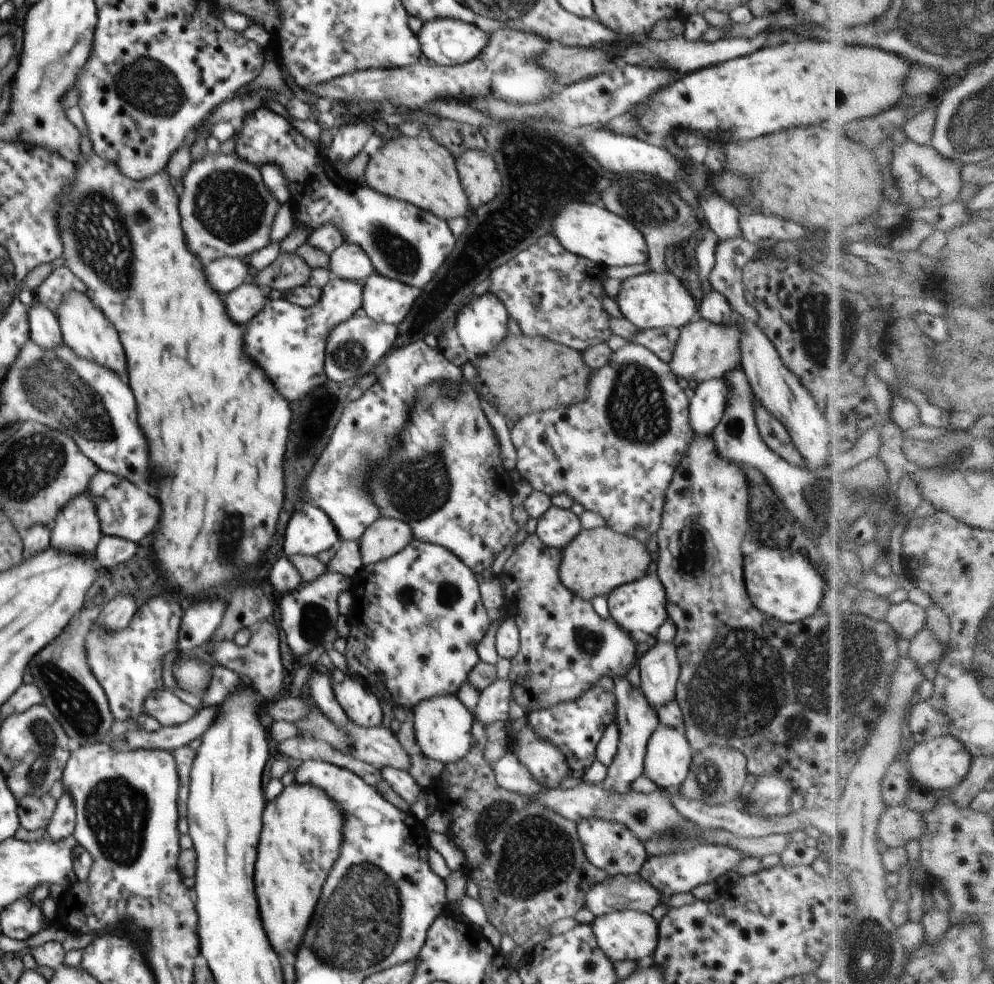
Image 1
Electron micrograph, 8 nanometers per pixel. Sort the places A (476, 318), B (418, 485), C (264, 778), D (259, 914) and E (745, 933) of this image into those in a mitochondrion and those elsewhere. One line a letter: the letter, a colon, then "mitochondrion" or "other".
A: other
B: mitochondrion
C: other
D: other
E: other

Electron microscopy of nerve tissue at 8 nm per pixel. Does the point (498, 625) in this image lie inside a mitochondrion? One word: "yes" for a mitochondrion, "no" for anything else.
no

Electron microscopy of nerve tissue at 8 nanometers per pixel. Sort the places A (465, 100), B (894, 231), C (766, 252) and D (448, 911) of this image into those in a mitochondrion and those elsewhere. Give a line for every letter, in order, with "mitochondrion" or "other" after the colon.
A: other
B: other
C: other
D: other

